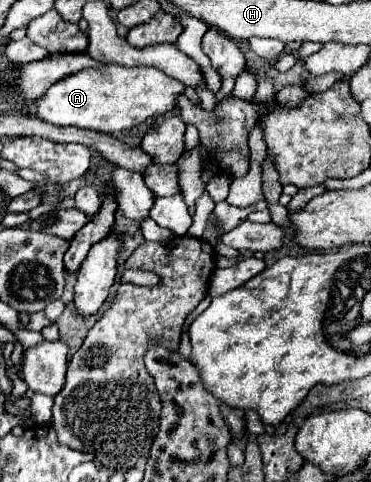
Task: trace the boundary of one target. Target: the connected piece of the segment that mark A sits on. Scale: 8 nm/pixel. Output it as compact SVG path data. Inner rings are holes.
M101 66L85 68L61 82L55 82L37 102L37 116L57 126L79 126L95 132L117 132L143 124L147 118L167 114L175 108L177 96L185 86L149 66Z

